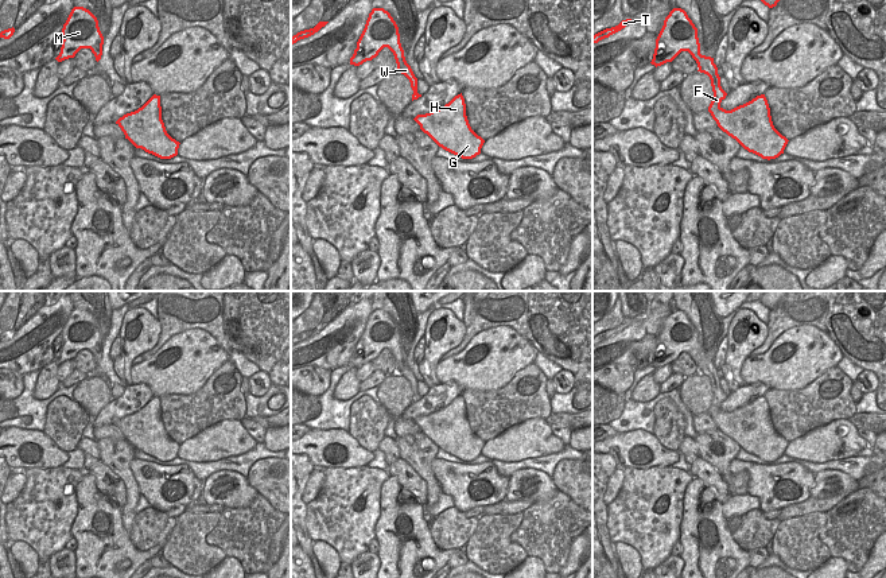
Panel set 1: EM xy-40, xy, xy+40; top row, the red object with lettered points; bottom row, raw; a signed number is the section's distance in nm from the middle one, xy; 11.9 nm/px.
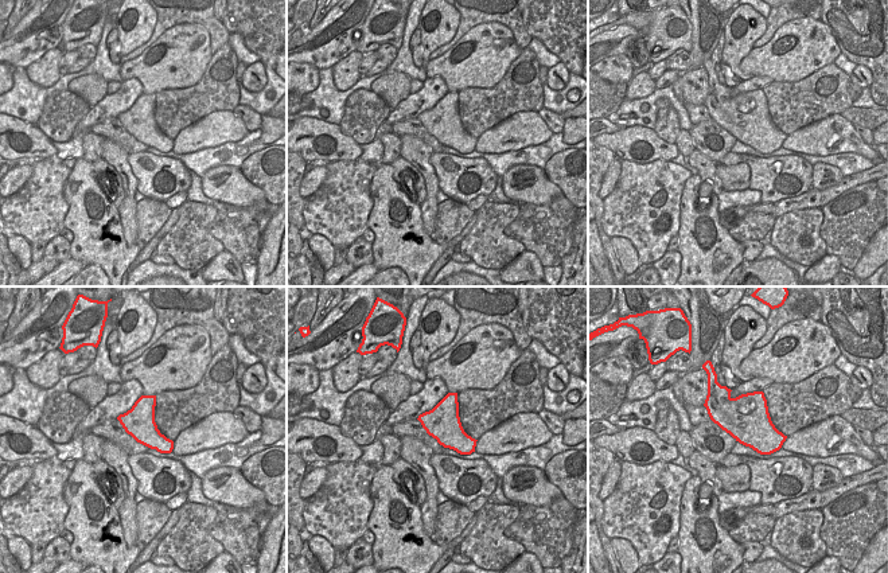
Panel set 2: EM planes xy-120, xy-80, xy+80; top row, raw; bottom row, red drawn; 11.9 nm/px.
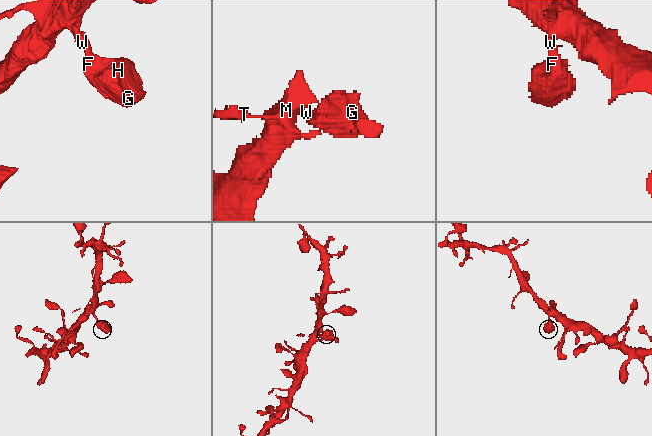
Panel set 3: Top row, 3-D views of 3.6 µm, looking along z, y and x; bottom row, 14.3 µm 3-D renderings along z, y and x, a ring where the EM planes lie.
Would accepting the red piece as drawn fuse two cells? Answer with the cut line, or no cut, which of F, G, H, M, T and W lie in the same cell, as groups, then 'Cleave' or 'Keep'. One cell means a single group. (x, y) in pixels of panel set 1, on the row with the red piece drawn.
No split. Groups: F G H M T W. Keep

